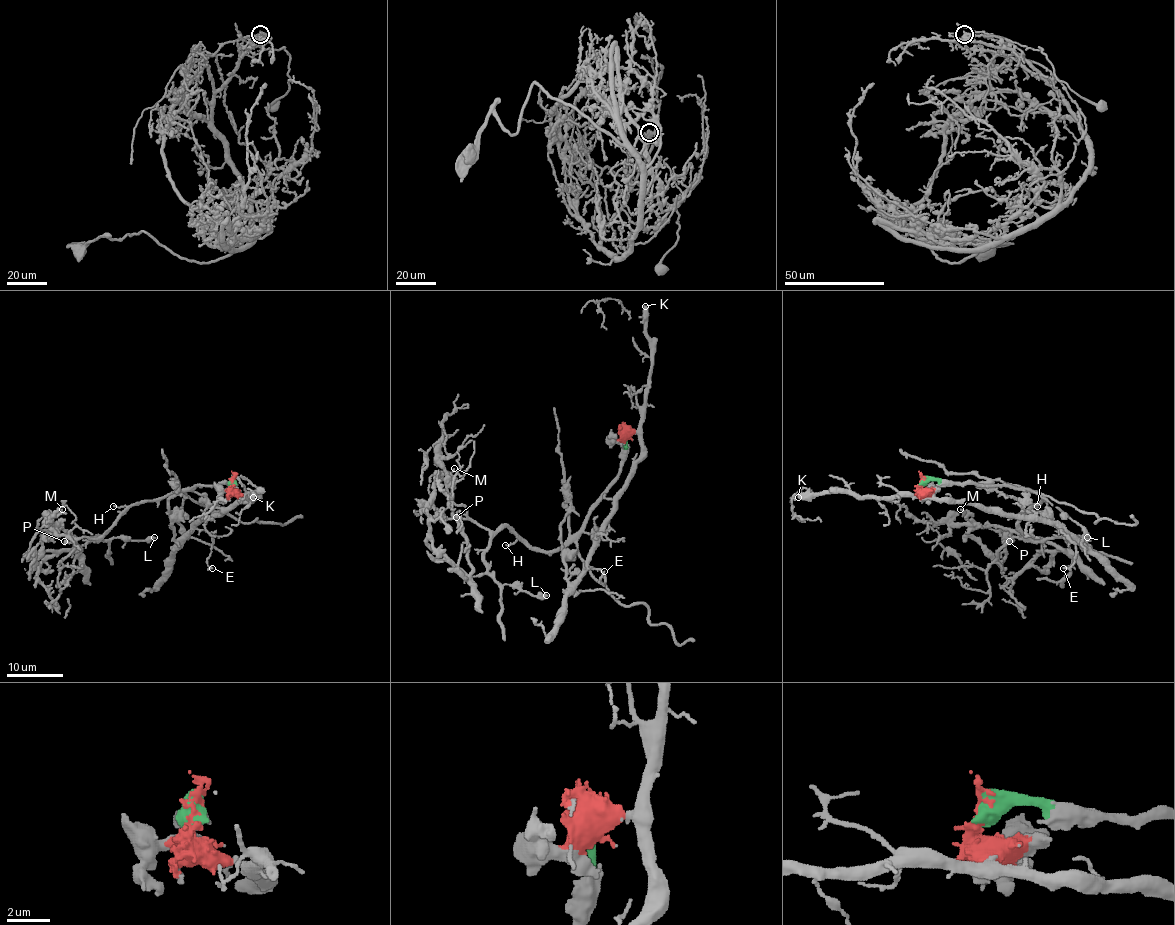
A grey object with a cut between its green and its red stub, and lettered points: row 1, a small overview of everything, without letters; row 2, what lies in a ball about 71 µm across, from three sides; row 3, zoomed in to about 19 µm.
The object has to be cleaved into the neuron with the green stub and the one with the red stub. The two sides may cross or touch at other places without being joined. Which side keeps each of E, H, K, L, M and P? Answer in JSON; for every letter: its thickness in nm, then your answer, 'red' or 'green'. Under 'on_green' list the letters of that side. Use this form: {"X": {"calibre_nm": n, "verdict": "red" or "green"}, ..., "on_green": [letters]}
{"E": {"calibre_nm": 160, "verdict": "red"}, "H": {"calibre_nm": 100, "verdict": "green"}, "K": {"calibre_nm": 600, "verdict": "red"}, "L": {"calibre_nm": 500, "verdict": "green"}, "M": {"calibre_nm": 130, "verdict": "green"}, "P": {"calibre_nm": 260, "verdict": "green"}, "on_green": ["H", "L", "M", "P"]}

